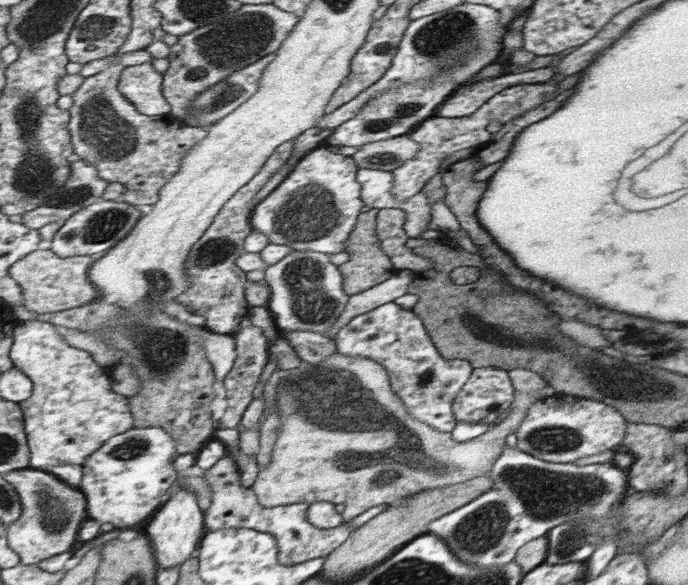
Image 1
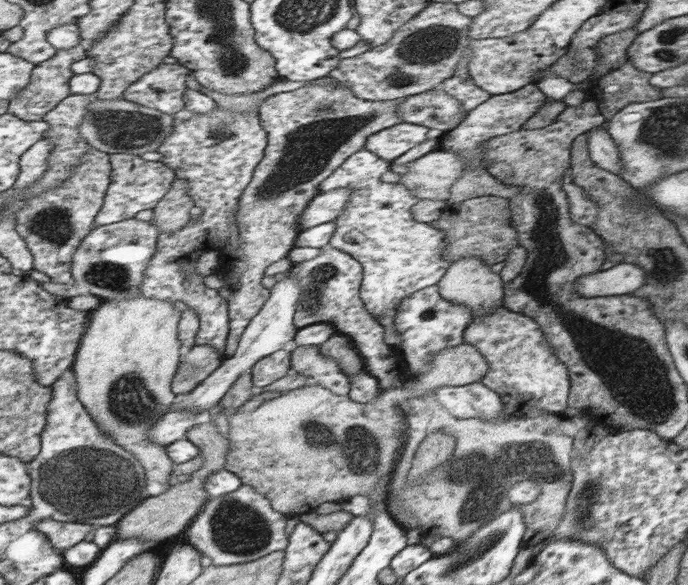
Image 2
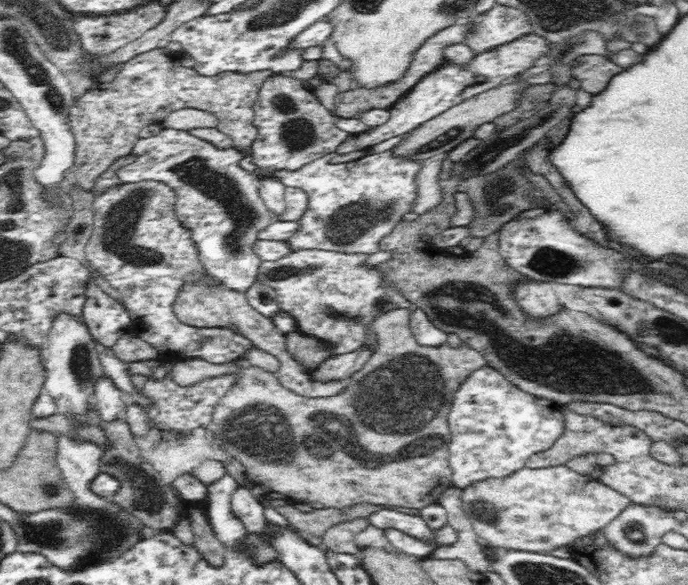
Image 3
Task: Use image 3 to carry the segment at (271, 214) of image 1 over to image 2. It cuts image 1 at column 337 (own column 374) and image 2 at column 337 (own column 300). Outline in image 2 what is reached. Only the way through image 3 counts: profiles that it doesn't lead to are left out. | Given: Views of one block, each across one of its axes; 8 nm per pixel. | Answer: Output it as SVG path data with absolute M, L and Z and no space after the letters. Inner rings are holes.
M363 148L319 184L319 194L339 188L353 190L345 210L333 220L335 230L327 246L347 252L361 262L363 282L359 298L375 322L383 316L395 314L399 304L403 304L405 298L415 296L415 292L435 286L451 266L445 258L441 258L445 250L445 232L411 218L409 208L417 204L419 198L401 184L387 184L379 180L389 166L391 162L385 162Z

